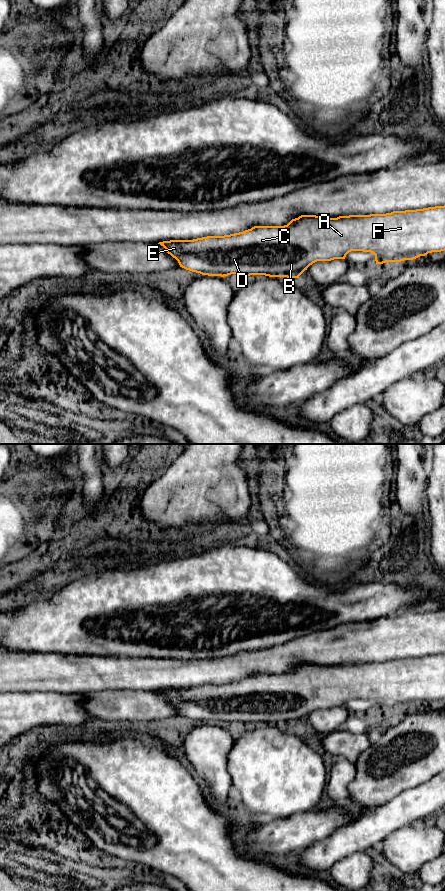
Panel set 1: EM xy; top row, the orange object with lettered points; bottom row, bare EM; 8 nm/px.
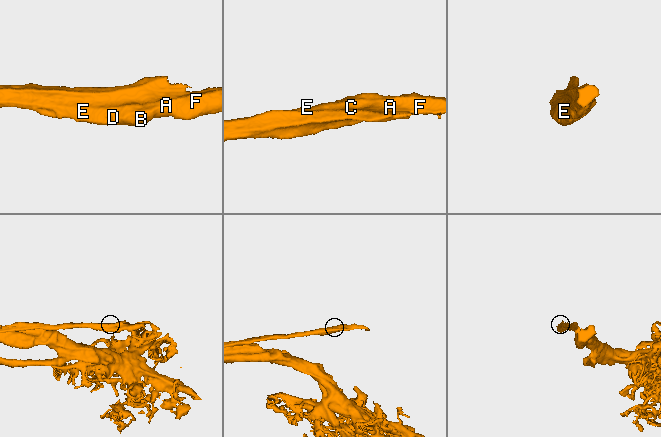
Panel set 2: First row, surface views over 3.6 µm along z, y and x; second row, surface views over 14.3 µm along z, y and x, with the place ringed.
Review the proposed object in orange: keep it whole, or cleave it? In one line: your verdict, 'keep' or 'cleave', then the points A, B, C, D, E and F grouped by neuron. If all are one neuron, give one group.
keep; A B C D E F

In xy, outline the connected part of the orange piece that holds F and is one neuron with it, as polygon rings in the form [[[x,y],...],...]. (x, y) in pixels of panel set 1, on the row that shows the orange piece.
[[[445,205],[337,218],[301,215],[284,226],[254,226],[230,235],[158,244],[178,261],[180,267],[202,275],[299,278],[313,263],[345,259],[351,251],[373,253],[376,264],[413,260],[428,253],[445,251]]]

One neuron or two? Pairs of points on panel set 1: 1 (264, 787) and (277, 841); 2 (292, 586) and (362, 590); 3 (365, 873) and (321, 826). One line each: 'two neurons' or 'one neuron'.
1: two neurons
2: one neuron
3: two neurons

